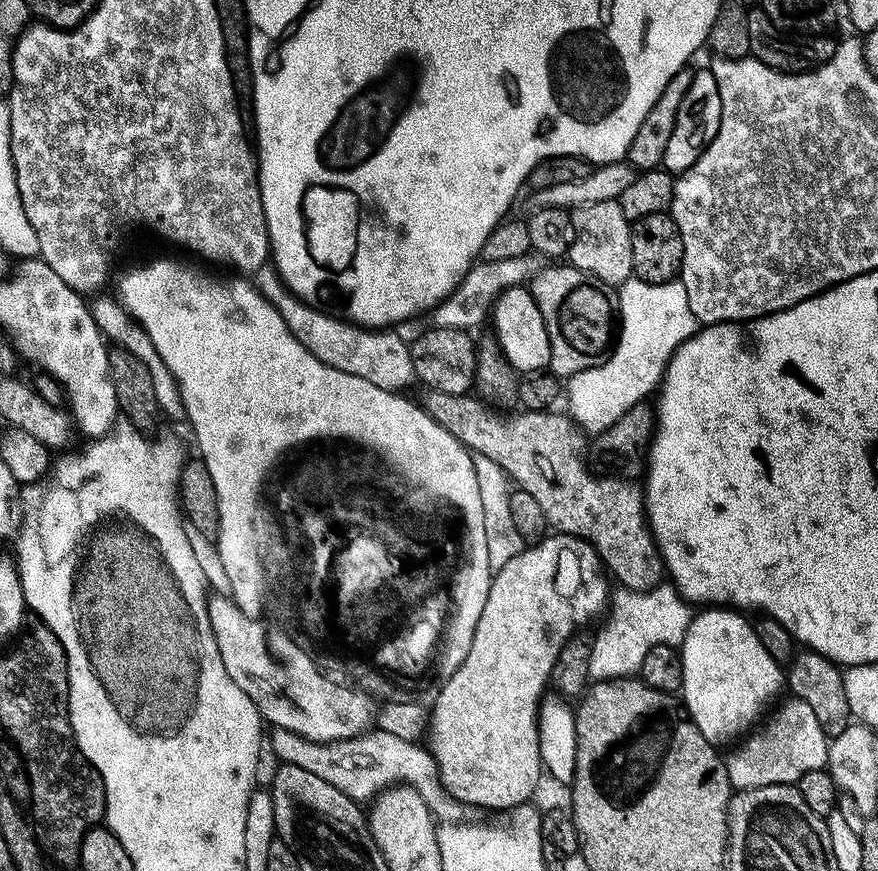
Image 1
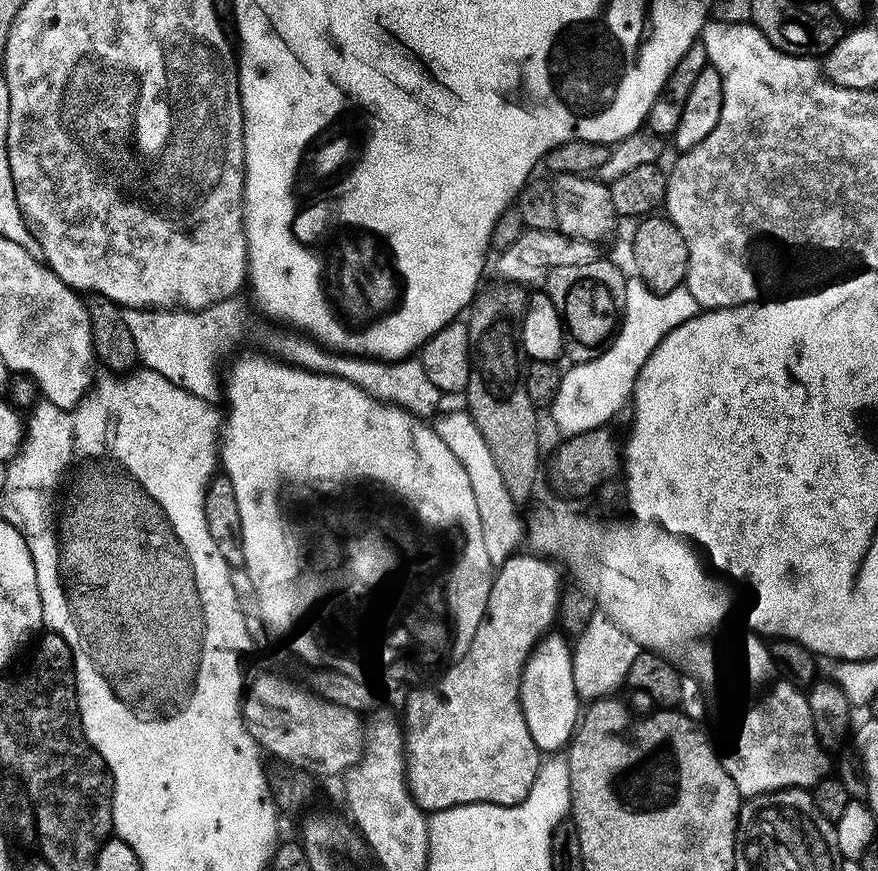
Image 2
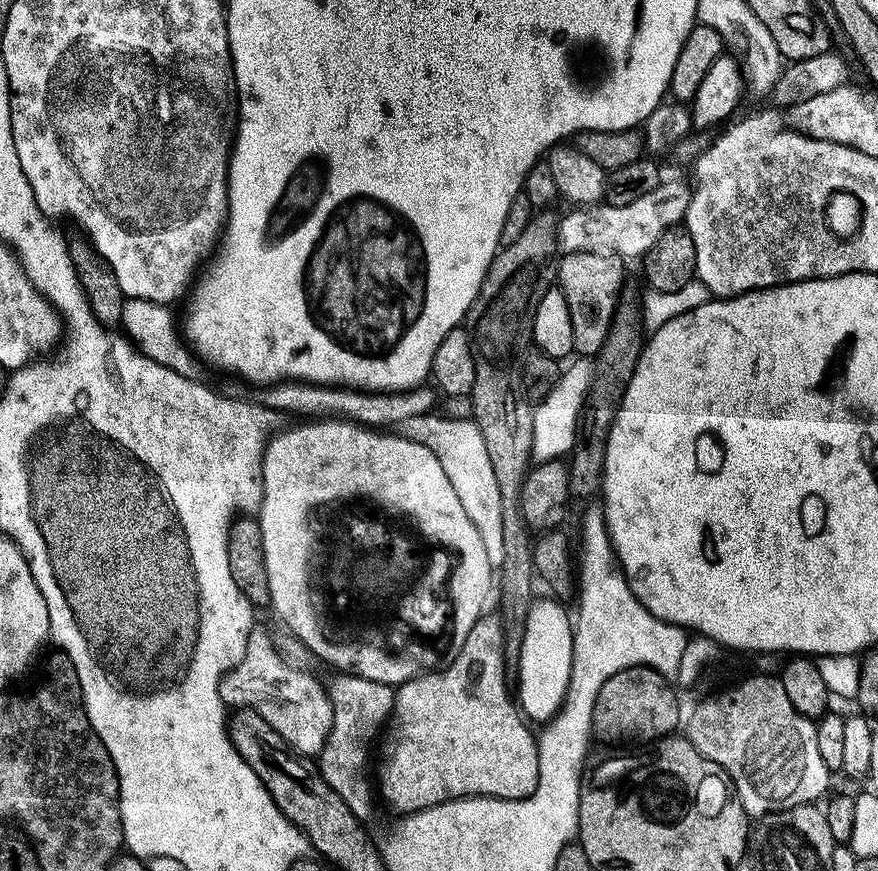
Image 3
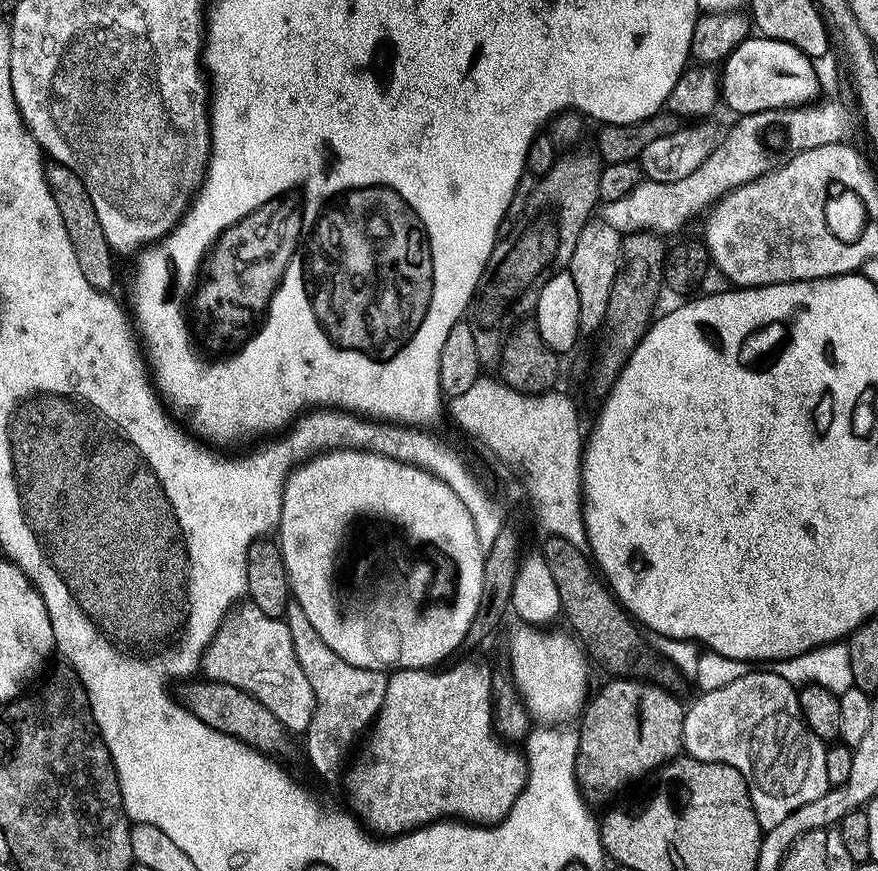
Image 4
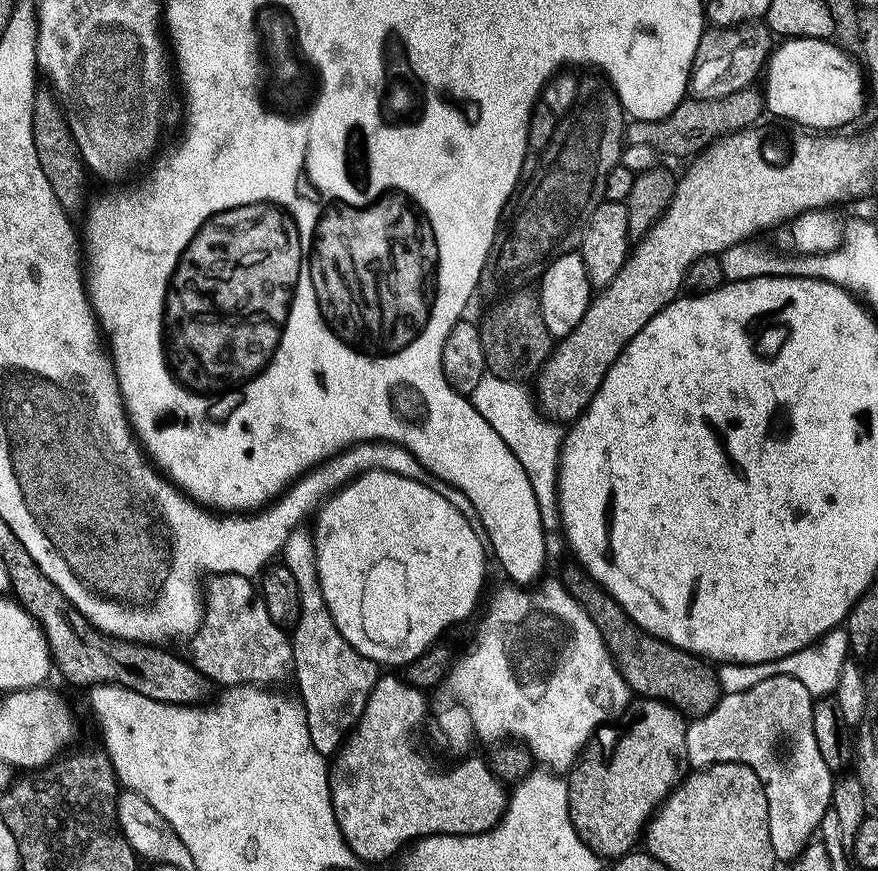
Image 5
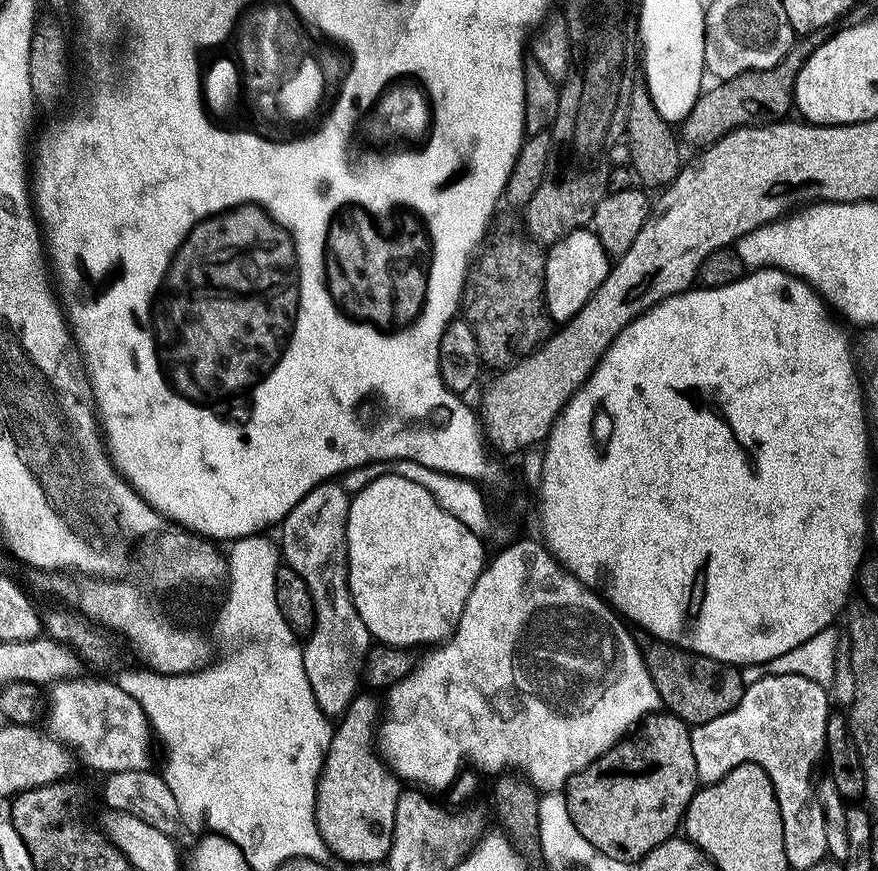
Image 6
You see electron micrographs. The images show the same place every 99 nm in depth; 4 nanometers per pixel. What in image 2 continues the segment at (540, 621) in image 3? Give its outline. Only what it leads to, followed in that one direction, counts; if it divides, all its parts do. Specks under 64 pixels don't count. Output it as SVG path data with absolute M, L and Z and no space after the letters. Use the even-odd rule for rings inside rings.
M545 635L532 649L520 676L520 709L524 711L530 738L544 754L559 753L571 741L582 711L572 673L573 649L563 635L552 635Z

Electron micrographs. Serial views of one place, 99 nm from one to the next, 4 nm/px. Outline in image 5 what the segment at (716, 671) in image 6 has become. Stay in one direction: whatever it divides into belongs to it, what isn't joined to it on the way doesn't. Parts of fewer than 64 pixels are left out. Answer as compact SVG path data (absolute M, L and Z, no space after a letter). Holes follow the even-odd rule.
M570 564L563 574L561 583L571 596L584 606L592 621L598 626L611 650L616 667L623 674L629 689L645 699L662 700L679 709L687 717L705 716L721 698L720 684L715 669L705 659L649 634L622 608L604 588L577 564Z

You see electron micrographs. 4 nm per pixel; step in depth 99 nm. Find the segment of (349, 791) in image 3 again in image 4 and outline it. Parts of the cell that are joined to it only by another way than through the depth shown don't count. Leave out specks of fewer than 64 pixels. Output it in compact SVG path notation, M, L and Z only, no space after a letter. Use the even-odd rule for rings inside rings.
M289 607L286 623L294 642L294 654L298 654L298 666L302 666L302 674L310 681L310 690L314 690L314 714L308 731L302 736L308 764L322 779L339 781L353 751L352 743L361 739L362 733L376 719L382 698L386 698L388 676L374 668L350 666L350 662L338 658L338 654L318 638L318 630L310 626L310 618L306 618L300 608Z

